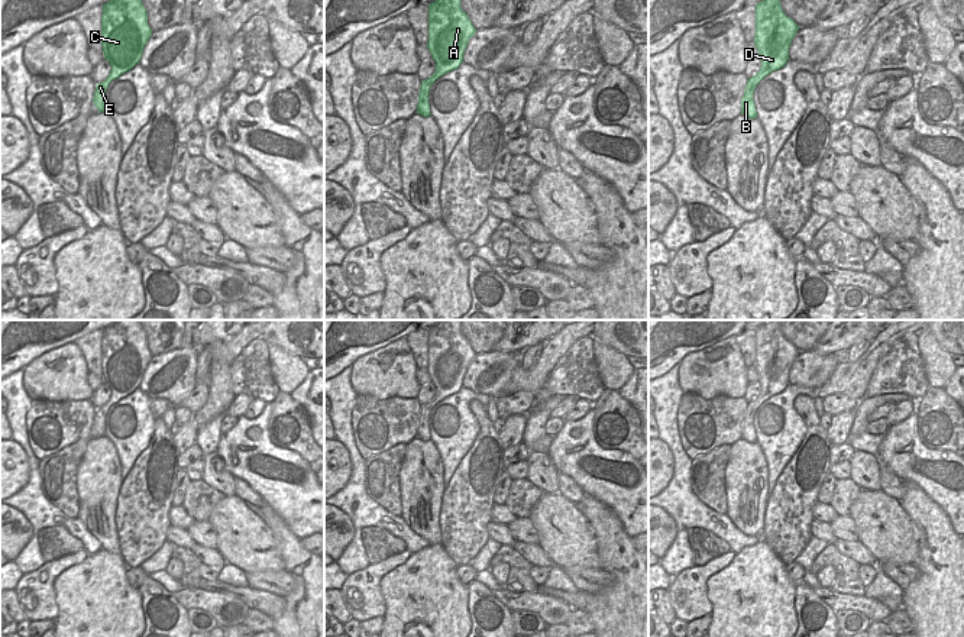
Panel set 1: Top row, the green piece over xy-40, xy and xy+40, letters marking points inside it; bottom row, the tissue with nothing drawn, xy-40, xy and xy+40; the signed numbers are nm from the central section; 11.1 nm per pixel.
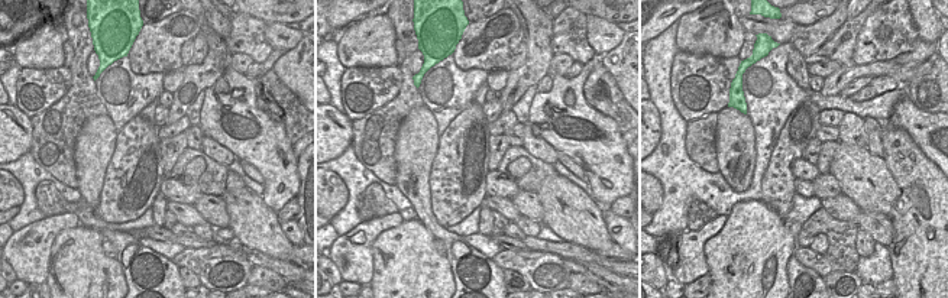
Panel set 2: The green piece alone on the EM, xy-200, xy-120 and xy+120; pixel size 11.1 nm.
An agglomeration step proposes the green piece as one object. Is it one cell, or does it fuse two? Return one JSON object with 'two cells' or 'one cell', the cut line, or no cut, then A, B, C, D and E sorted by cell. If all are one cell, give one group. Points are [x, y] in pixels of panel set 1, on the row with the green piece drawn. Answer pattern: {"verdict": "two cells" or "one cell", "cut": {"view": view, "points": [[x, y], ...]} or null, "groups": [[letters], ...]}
{"verdict": "one cell", "cut": null, "groups": [["A", "B", "C", "D", "E"]]}

